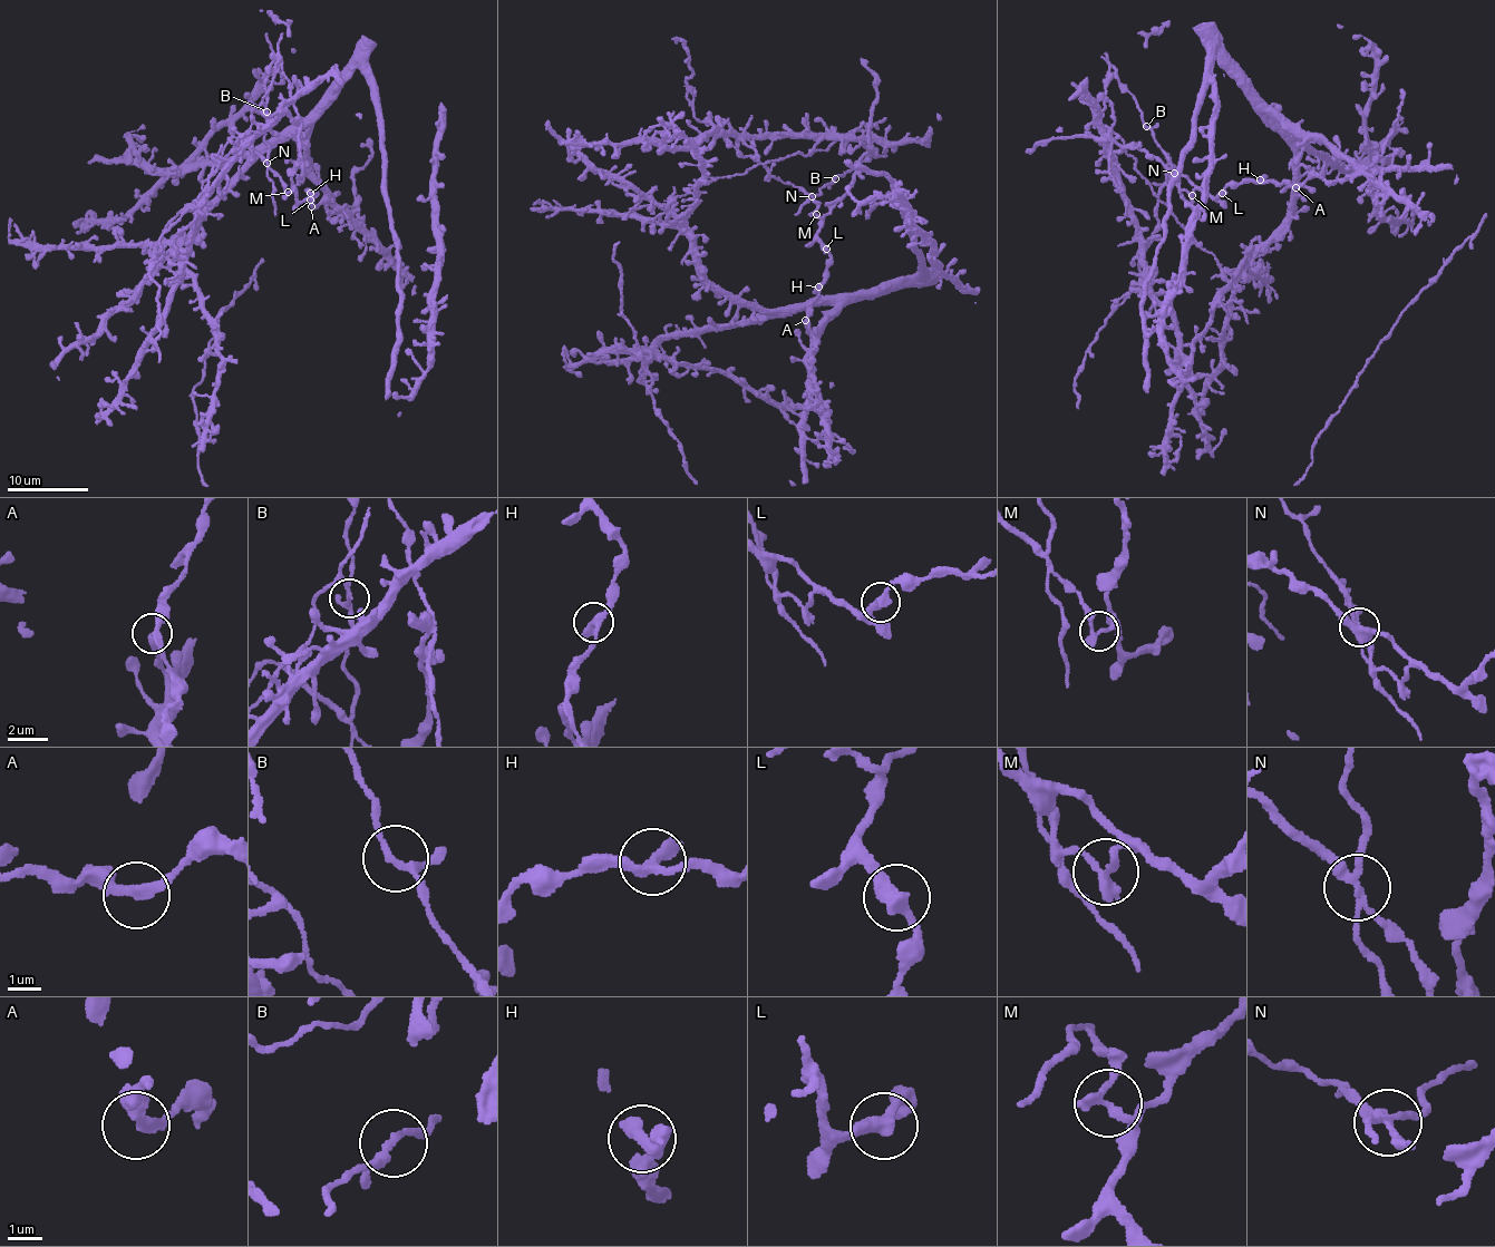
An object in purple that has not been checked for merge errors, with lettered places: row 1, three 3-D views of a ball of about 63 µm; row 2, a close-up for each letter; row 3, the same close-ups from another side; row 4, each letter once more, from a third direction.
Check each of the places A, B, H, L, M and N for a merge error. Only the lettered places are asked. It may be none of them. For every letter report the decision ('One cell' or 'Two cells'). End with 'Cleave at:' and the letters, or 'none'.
A: One cell
B: One cell
H: One cell
L: One cell
M: Two cells
N: Two cells
Cleave at: M, N

